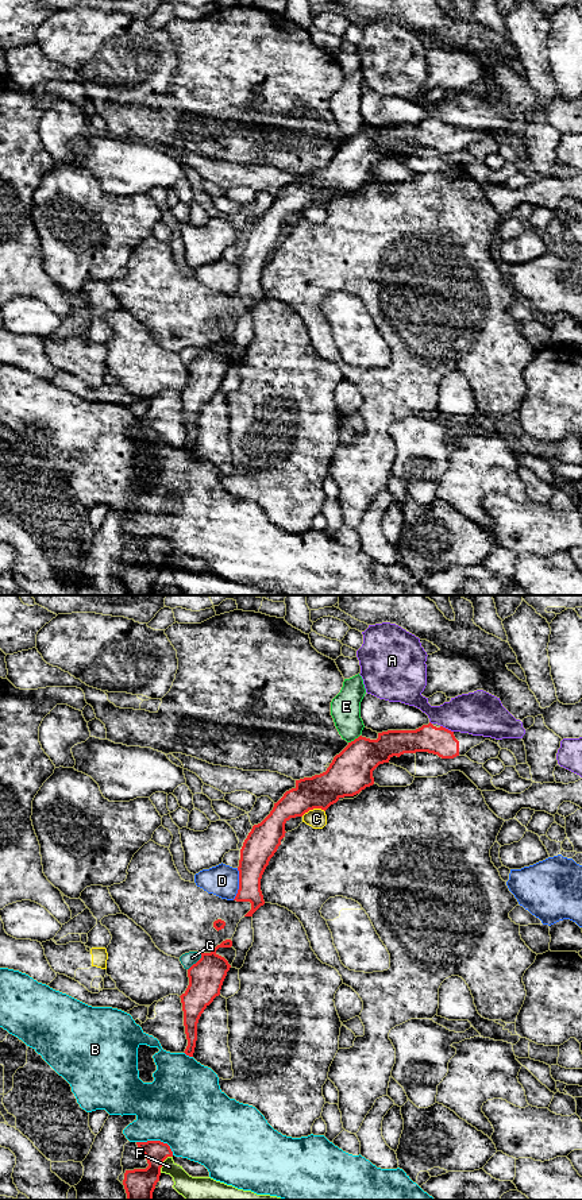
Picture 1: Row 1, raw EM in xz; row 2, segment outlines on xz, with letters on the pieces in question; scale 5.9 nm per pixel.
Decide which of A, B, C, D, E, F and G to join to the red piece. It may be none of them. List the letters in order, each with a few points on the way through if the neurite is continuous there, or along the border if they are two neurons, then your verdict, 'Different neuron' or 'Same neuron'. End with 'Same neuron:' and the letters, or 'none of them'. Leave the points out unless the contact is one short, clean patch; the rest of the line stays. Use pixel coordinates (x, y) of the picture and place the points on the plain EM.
A: Different neuron
B: Different neuron
C: Boundary: xz (324, 205), (309, 204), (301, 211). Different neuron
D: Boundary: xz (238, 263), (238, 288), (232, 294). Different neuron
E: Boundary: xz (359, 130), (349, 138). Different neuron
F: Boundary: xz (172, 551), (164, 556), (160, 567). Different neuron
G: Boundary: xz (201, 348), (188, 365). Different neuron
Same neuron: none of them

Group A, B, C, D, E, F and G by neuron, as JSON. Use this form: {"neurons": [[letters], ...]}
{"neurons": [["A"], ["B"], ["C"], ["D"], ["E"], ["F"], ["G"]]}

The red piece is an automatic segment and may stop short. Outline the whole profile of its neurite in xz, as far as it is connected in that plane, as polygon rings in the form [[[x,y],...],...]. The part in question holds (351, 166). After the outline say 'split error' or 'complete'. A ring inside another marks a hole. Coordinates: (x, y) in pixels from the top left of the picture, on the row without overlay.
[[[431,117],[416,126],[382,127],[377,135],[359,131],[334,153],[325,167],[296,175],[296,182],[274,198],[261,219],[253,221],[240,244],[239,285],[234,296],[251,298],[244,312],[253,312],[265,300],[261,274],[285,232],[285,219],[290,213],[302,212],[313,204],[325,207],[340,193],[354,192],[373,181],[373,166],[393,151],[428,147],[454,154],[465,151],[485,135],[500,138],[492,132],[451,127]]] | split error

